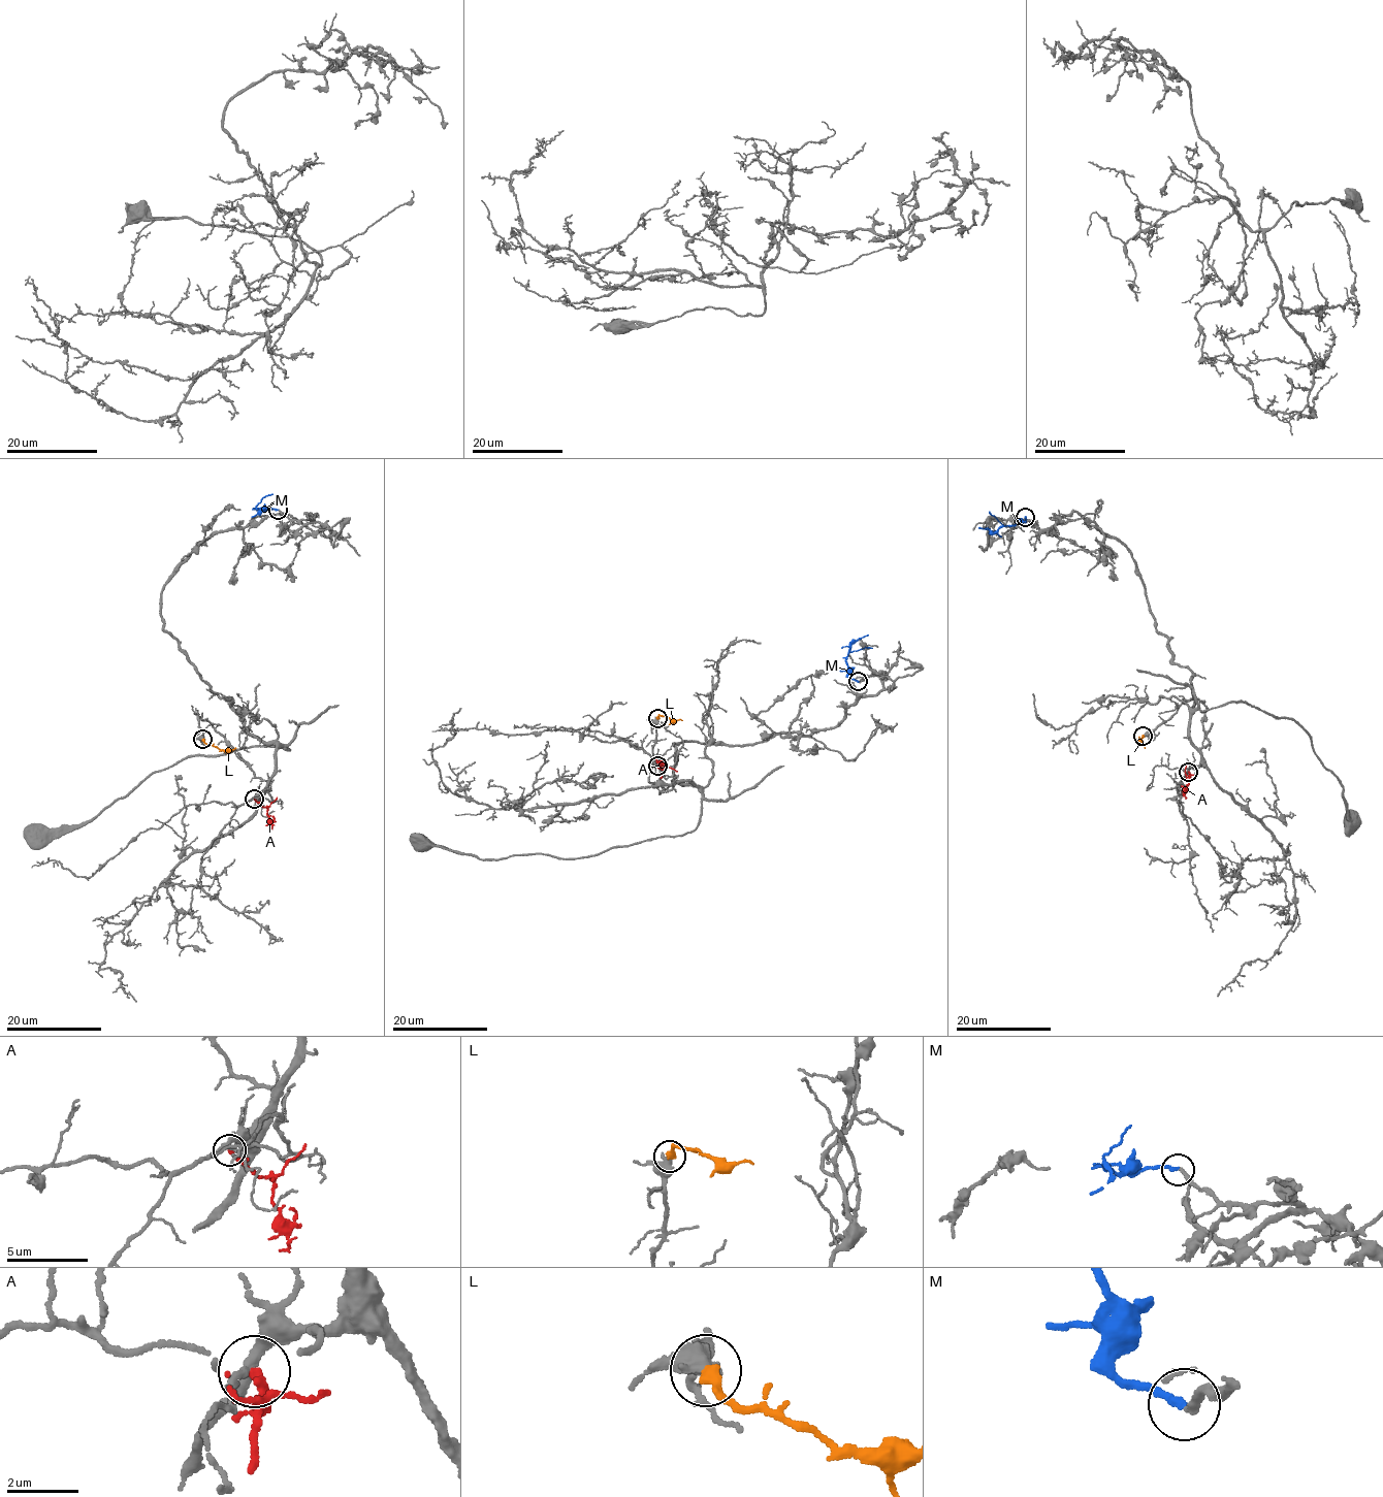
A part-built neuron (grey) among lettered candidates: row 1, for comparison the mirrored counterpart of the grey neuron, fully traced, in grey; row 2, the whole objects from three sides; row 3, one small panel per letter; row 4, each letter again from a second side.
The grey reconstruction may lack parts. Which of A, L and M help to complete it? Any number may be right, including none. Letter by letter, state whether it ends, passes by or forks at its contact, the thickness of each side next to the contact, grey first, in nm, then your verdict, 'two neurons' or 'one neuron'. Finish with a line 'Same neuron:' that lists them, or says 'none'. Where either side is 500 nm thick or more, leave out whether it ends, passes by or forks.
A: it ends | 280/240 nm | two neurons
L: 500/300 nm | two neurons
M: it ends | 220/220 nm | one neuron
Same neuron: M

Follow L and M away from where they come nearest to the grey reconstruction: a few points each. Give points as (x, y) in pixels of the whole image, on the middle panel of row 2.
L: (657, 718), (666, 715), (682, 720)
M: (859, 682), (847, 677), (846, 656), (854, 643), (868, 635)

